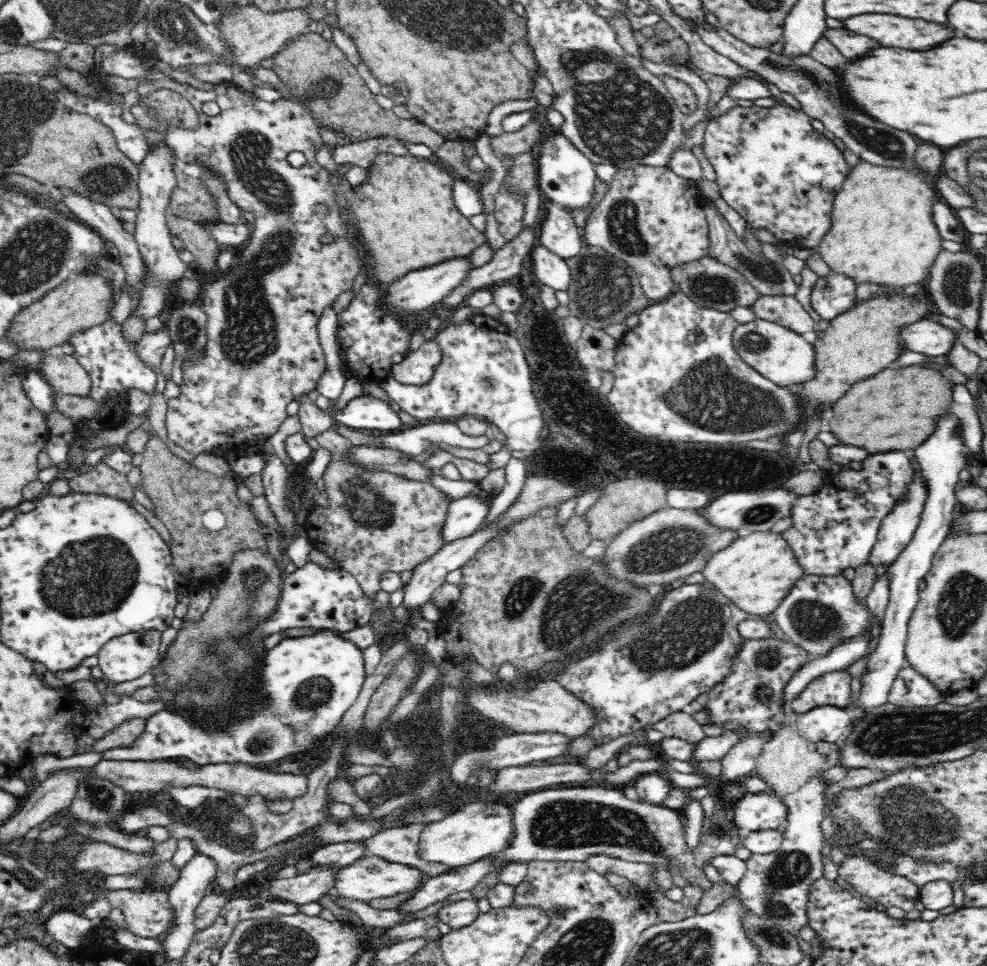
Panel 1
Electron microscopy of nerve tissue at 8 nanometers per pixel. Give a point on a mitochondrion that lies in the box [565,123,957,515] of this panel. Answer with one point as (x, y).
(709, 395)

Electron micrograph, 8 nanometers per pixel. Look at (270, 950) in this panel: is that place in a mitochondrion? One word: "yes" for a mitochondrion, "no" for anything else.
yes

